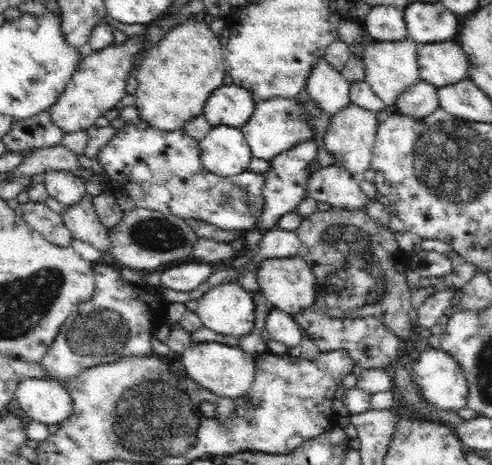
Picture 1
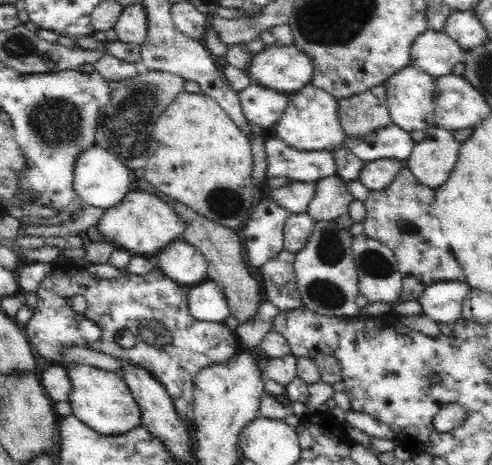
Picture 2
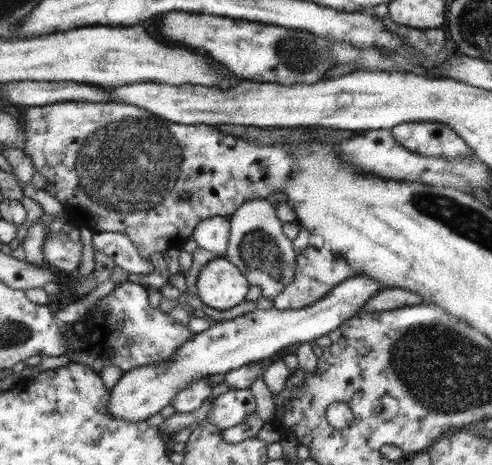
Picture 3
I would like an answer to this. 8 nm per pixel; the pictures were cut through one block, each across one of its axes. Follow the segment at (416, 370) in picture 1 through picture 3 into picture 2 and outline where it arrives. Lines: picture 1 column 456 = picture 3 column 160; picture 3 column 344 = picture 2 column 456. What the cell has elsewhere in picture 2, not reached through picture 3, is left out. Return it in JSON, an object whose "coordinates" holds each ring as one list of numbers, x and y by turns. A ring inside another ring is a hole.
{"coordinates":[[436,282,430,284,424,294,420,296,420,304,424,316,432,318,434,322,458,322,462,318,462,304,464,298,470,294,470,286,466,282]]}

